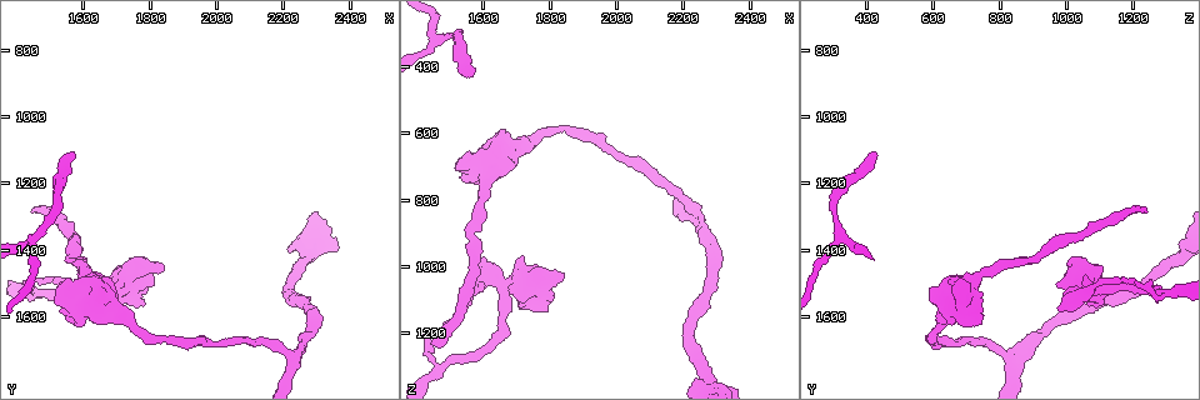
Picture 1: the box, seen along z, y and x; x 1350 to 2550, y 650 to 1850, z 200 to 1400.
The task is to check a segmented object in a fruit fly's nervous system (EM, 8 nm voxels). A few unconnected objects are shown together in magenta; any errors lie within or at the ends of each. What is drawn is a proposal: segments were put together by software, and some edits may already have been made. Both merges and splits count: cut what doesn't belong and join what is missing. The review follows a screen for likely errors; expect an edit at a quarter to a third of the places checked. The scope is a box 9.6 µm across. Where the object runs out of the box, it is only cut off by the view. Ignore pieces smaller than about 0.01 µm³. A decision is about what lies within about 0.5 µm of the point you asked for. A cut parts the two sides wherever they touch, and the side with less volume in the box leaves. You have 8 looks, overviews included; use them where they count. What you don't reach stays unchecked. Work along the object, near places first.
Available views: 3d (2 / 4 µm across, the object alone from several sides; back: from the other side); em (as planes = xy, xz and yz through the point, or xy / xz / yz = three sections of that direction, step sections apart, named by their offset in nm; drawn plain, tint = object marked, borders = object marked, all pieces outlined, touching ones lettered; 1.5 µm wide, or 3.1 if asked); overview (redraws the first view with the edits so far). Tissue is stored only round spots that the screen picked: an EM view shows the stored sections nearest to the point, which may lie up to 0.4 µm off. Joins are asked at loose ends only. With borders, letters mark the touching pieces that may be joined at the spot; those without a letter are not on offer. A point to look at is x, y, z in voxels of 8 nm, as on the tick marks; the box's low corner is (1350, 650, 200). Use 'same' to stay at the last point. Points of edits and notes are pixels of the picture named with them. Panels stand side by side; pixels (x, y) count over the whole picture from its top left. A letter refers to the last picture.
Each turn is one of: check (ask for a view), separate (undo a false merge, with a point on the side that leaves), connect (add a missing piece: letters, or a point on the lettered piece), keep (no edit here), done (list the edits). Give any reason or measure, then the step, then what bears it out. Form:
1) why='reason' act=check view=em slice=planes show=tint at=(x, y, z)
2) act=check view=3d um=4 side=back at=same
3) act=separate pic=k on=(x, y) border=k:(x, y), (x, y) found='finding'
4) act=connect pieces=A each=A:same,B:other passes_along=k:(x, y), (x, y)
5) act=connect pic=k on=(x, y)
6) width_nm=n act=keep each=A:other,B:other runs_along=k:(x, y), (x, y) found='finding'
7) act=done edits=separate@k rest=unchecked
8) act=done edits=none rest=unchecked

why='an open end' act=check view=3d um=2 side=back at=(1440, 1280, 1240)

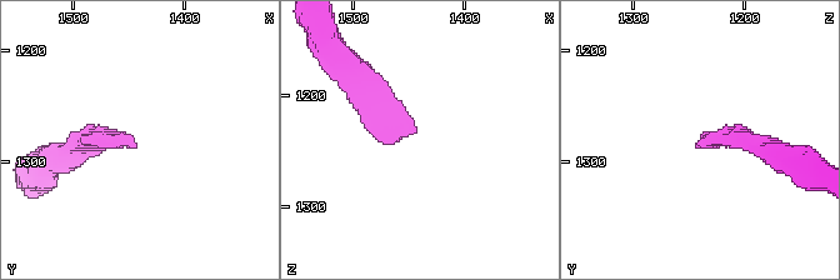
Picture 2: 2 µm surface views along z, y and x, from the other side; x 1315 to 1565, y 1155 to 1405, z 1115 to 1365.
why='need the tissue' act=check view=em slice=planes show=tint at=(1442, 1282, 1234)

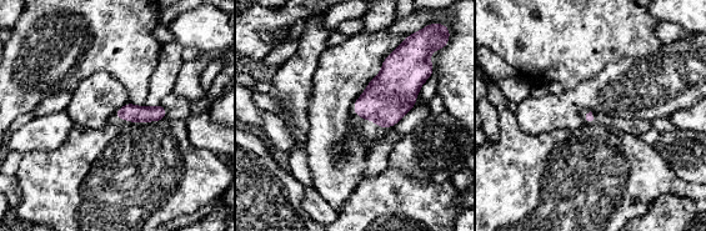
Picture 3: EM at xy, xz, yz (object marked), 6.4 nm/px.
act=check view=em slice=planes show=borders at=same

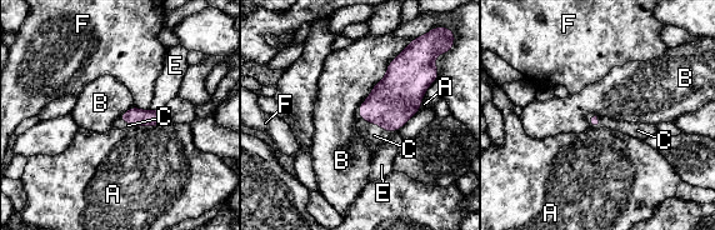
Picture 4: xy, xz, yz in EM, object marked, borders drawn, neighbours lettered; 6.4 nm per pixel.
act=connect pieces=C each=A:other,B:other,C:same,E:other,F:other passes_along=4:(394, 100), (373, 123), (374, 135) found='the neuron continues'

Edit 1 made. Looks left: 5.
act=check view=overview

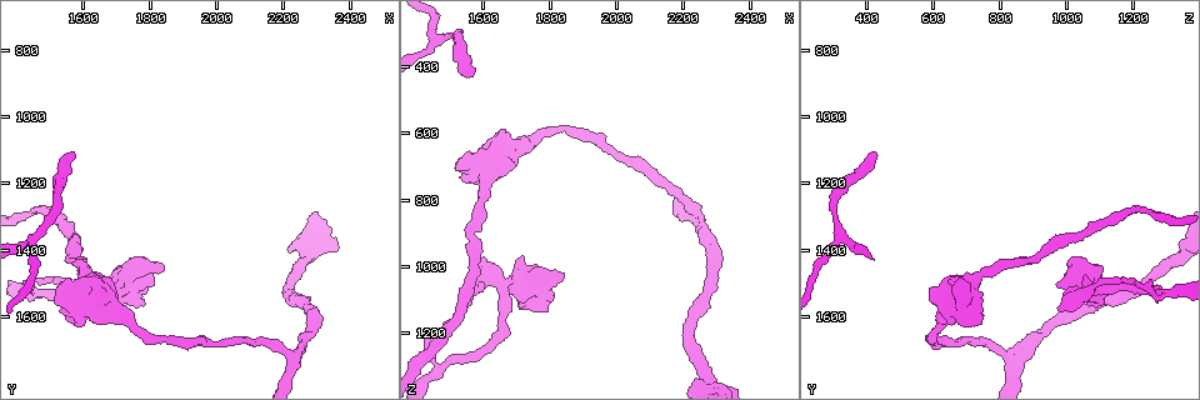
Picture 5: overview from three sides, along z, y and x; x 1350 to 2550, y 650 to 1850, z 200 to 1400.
why='branch stops here' act=check view=em slice=planes show=borders at=(1570, 1110, 430)

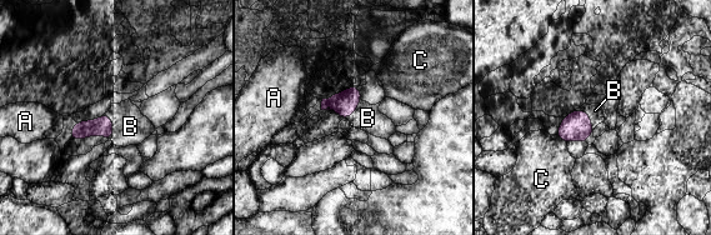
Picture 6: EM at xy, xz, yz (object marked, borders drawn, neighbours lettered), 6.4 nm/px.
width_nm=110 act=connect pieces=B each=A:other,B:same,C:other found='the neuron continues'

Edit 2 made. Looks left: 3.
act=check view=overview

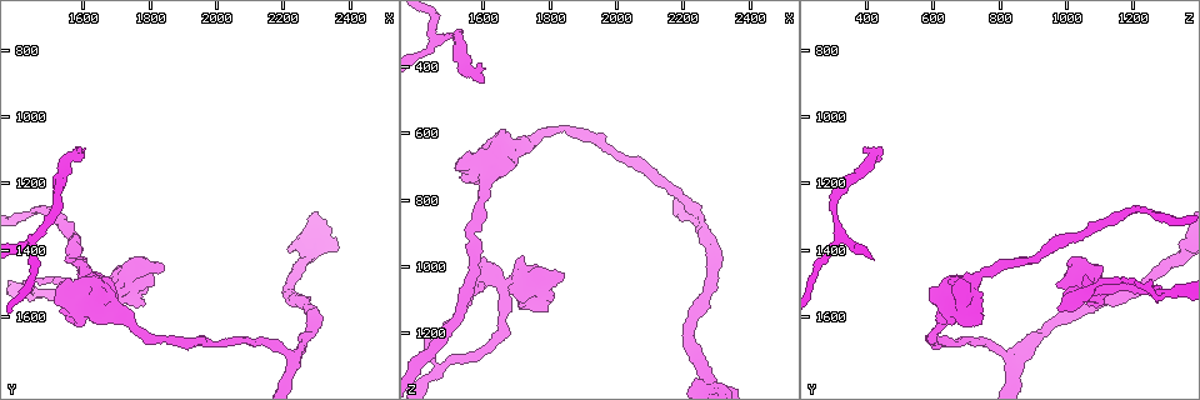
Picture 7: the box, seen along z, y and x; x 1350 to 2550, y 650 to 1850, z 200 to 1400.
why='thick end' act=check view=em slice=yz step=4 show=borders at=(1580, 1630, 730)

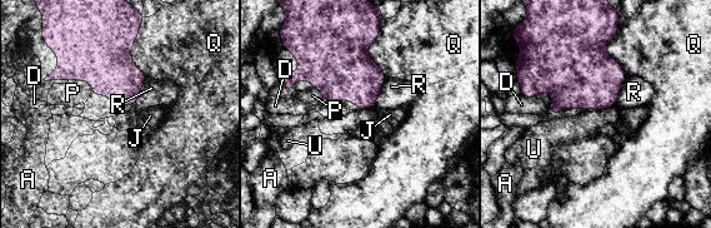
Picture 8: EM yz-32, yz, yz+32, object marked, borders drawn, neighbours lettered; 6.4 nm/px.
why='another direction' act=check view=em slice=xz step=8 show=borders at=same

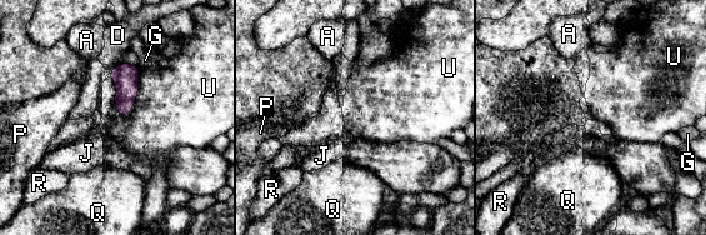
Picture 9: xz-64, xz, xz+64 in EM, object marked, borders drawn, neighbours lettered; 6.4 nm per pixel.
act=keep each=A:other,D:other,G:other,J:other,P:other,Q:other,R:other,U:other border=9:(139, 66), (138, 94), (133, 109) found='no lettered piece goes on from it'

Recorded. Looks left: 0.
act=done edits=connect@4,connect@6 rest=unchecked

